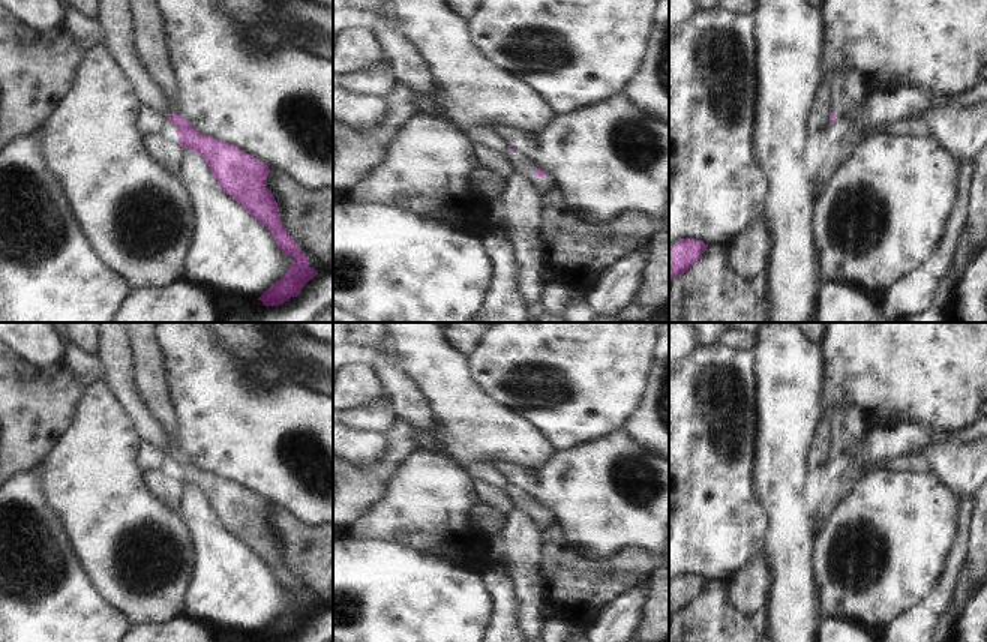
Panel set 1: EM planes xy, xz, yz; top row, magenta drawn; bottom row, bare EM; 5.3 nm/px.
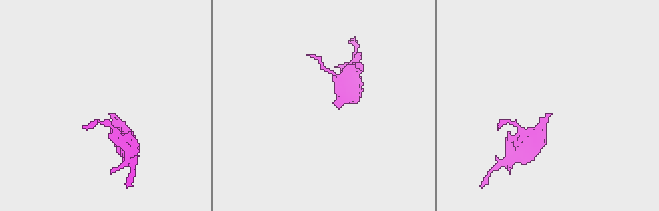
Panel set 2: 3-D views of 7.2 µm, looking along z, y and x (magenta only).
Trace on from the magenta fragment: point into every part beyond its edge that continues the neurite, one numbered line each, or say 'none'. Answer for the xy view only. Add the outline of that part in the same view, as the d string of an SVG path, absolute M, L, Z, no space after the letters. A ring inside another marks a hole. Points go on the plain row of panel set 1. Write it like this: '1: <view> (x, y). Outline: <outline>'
1: xy (149, 372). Outline: M124 322L134 356L134 381L147 411L160 423L168 436L168 450L180 452L177 416L170 402L166 372L154 339L158 322Z

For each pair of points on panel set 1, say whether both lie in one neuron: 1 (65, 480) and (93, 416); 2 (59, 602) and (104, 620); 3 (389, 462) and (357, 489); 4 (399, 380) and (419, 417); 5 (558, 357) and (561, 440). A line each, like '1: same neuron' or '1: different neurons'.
1: same neuron
2: same neuron
3: same neuron
4: same neuron
5: same neuron

